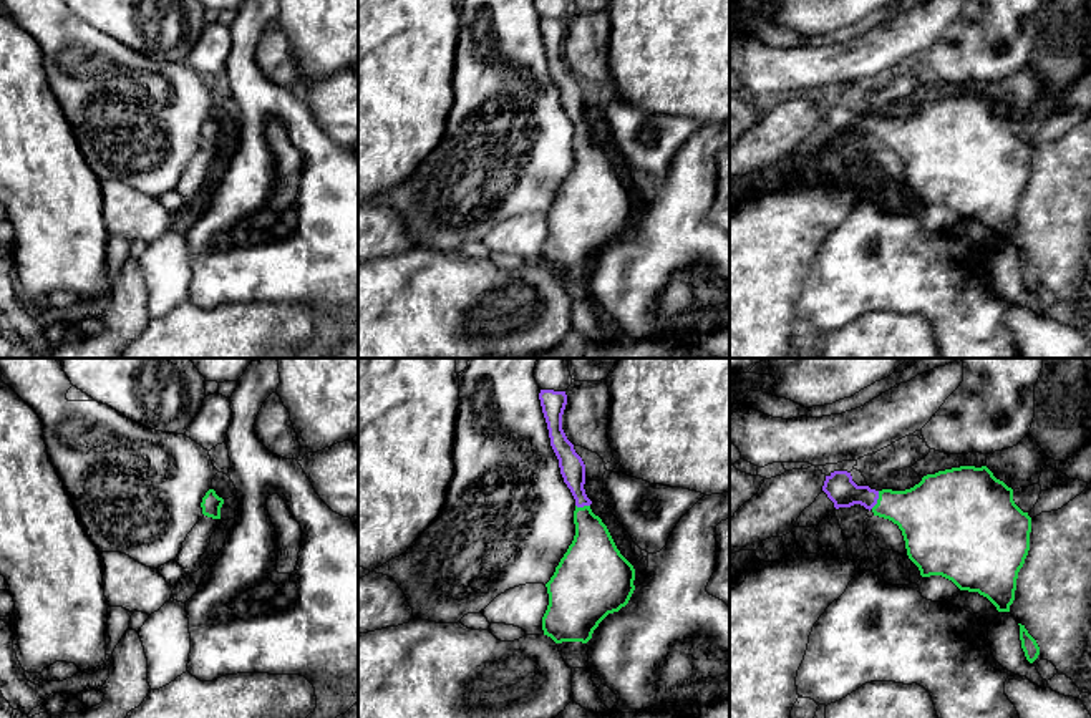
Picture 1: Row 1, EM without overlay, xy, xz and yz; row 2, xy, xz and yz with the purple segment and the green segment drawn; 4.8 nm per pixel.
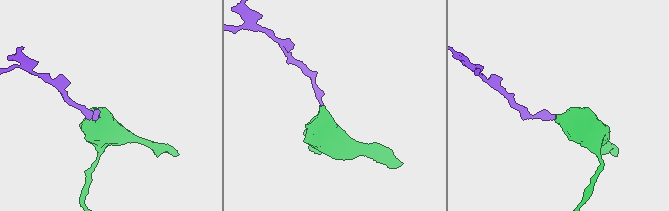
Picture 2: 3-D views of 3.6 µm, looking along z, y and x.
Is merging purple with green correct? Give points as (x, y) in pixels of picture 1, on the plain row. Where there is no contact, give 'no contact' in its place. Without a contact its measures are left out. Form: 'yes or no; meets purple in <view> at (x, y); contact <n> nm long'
yes; meets purple in yz at (877, 126); contact 100 nm long

